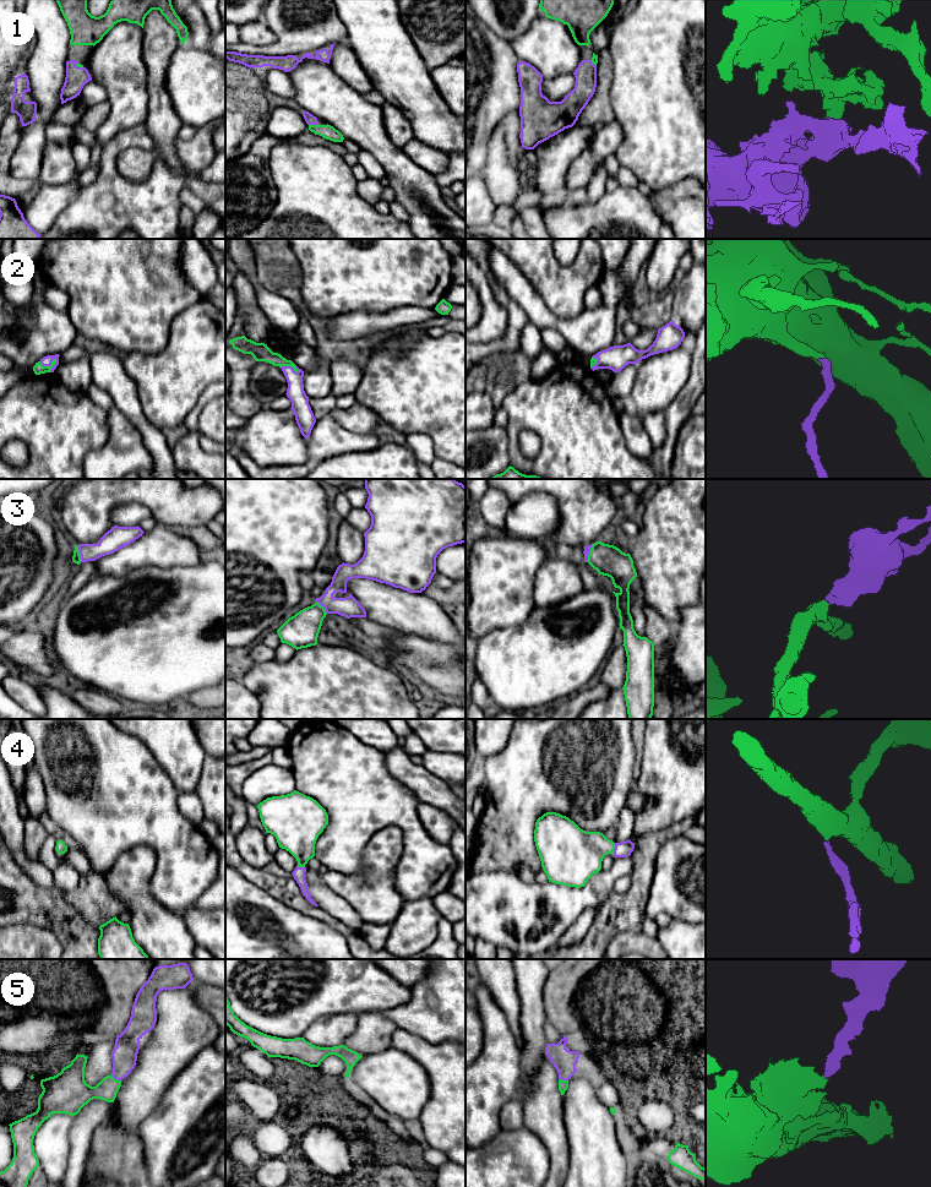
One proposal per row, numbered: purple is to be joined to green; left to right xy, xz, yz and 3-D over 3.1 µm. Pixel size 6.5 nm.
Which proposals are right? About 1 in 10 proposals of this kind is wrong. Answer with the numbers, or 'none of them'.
1, 2, 3, 4, 5

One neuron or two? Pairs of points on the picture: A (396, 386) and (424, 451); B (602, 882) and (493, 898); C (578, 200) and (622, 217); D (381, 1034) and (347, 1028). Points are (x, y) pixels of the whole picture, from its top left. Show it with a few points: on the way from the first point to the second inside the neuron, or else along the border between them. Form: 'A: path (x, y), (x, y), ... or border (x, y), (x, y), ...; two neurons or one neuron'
A: border (406, 435), (428, 434), (433, 441), (435, 456); two neurons
B: path (575, 896), (539, 894), (535, 898), (520, 898); one neuron
C: border (567, 201), (572, 205), (587, 202); two neurons
D: border (358, 1016), (357, 1029), (342, 1044); two neurons

